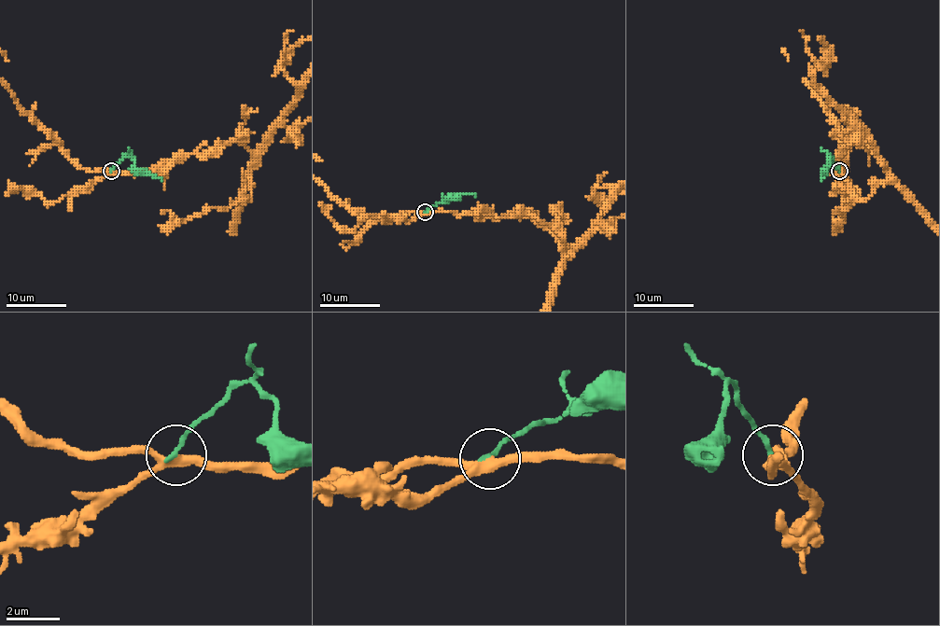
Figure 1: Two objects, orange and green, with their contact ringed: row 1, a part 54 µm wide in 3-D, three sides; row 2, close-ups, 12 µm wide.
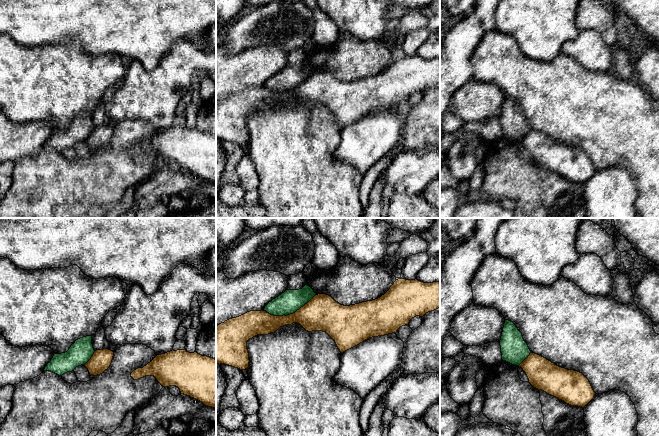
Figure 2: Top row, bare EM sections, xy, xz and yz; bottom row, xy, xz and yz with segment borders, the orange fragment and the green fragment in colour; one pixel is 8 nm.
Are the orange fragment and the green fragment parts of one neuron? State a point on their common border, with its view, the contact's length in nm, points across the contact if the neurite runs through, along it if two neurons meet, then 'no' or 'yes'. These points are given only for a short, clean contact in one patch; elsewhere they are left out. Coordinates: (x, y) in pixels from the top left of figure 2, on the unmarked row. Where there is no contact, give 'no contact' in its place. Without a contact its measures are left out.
meets orange in xz at (290, 90); contact 440 nm long; no

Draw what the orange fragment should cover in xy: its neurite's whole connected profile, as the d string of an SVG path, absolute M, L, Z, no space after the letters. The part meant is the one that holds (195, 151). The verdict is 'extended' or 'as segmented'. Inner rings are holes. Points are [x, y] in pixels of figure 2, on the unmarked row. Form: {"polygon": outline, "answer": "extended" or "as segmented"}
{"polygon": "M186 126L157 131L143 144L131 149L134 156L154 152L163 163L176 162L190 172L216 185L216 136Z", "answer": "as segmented"}

